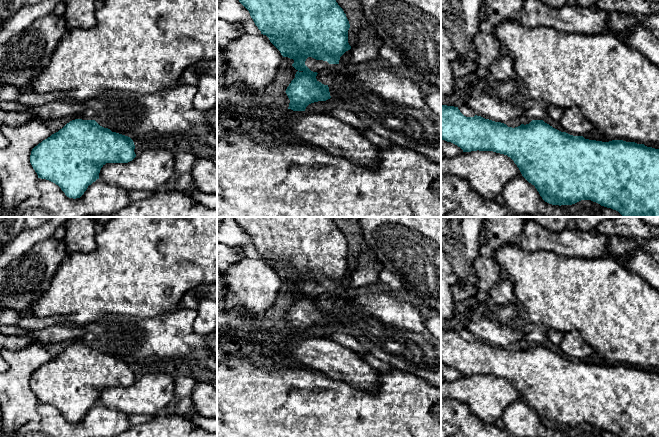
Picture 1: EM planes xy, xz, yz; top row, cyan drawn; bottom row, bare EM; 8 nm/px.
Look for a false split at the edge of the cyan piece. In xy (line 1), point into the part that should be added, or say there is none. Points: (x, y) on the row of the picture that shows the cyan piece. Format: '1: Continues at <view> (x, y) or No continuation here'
1: No continuation here

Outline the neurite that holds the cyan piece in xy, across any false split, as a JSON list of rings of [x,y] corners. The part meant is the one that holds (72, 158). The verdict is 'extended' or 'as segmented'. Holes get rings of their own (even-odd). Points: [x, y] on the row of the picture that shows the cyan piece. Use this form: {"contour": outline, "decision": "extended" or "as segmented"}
{"contour": [[[75,119],[58,132],[35,146],[30,163],[38,178],[58,185],[69,198],[80,198],[88,186],[99,179],[101,168],[106,163],[128,163],[136,154],[133,140],[100,126],[95,120]]], "decision": "as segmented"}

